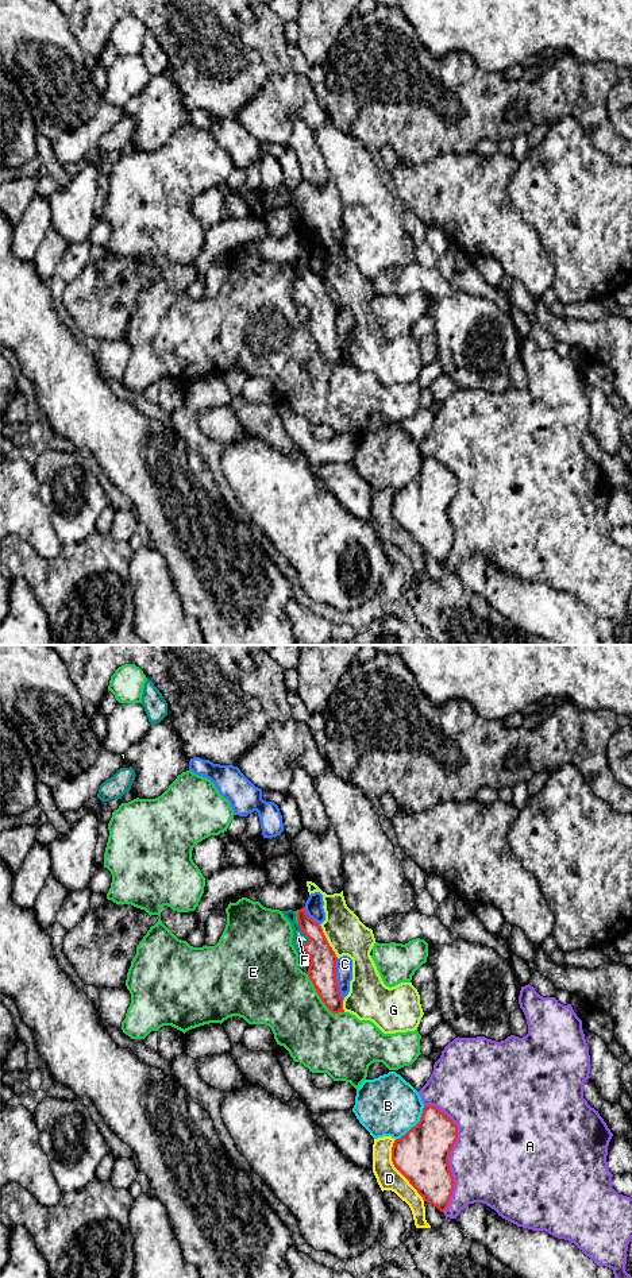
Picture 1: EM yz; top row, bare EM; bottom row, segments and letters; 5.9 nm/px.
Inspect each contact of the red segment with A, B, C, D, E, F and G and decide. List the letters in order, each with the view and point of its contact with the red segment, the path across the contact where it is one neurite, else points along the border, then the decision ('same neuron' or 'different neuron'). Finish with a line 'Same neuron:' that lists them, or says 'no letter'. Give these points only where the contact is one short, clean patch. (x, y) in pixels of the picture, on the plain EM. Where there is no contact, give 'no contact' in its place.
A: yz (449, 505) | different neuron
B: yz (416, 477) | different neuron
C: yz (336, 331) | different neuron
D: yz (397, 521) | different neuron
E: yz (320, 350) | different neuron
F: yz (309, 292) | across yz (322, 324), (322, 307), (309, 292), (299, 290) | same neuron
G: yz (327, 293) | different neuron
Same neuron: F

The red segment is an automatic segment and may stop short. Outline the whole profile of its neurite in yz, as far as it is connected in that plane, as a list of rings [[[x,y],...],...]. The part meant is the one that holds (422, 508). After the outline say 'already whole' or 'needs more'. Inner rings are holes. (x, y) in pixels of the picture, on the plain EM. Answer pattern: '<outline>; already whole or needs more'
[[[424,457],[420,474],[392,499],[394,520],[424,553],[444,564],[454,543],[448,509],[458,491],[458,478],[439,460]]]; already whole

